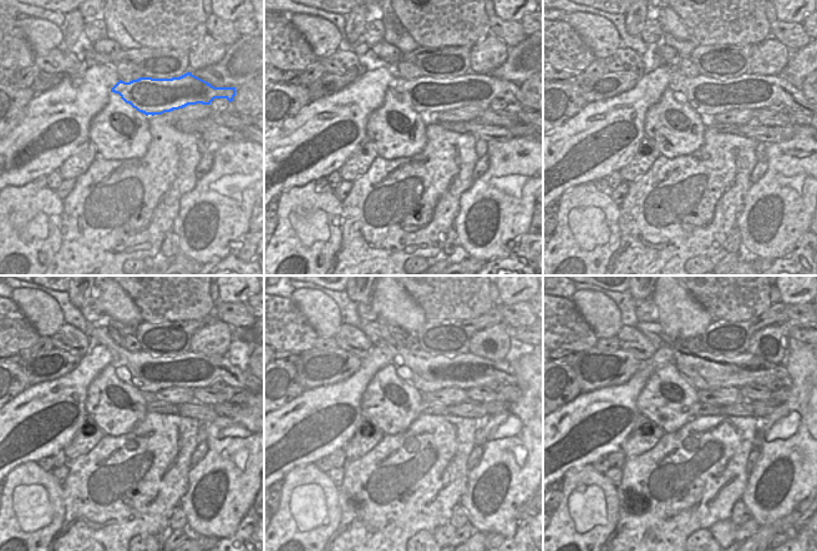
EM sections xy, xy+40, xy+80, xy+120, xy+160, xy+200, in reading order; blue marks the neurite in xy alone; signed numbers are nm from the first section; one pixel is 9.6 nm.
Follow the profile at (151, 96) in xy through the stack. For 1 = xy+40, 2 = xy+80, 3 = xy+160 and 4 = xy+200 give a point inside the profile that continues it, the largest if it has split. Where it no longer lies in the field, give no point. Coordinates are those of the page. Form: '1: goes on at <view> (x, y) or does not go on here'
1: goes on at xy+40 (425, 95)
2: goes on at xy+80 (704, 95)
3: goes on at xy+160 (426, 373)
4: goes on at xy+200 (704, 370)

